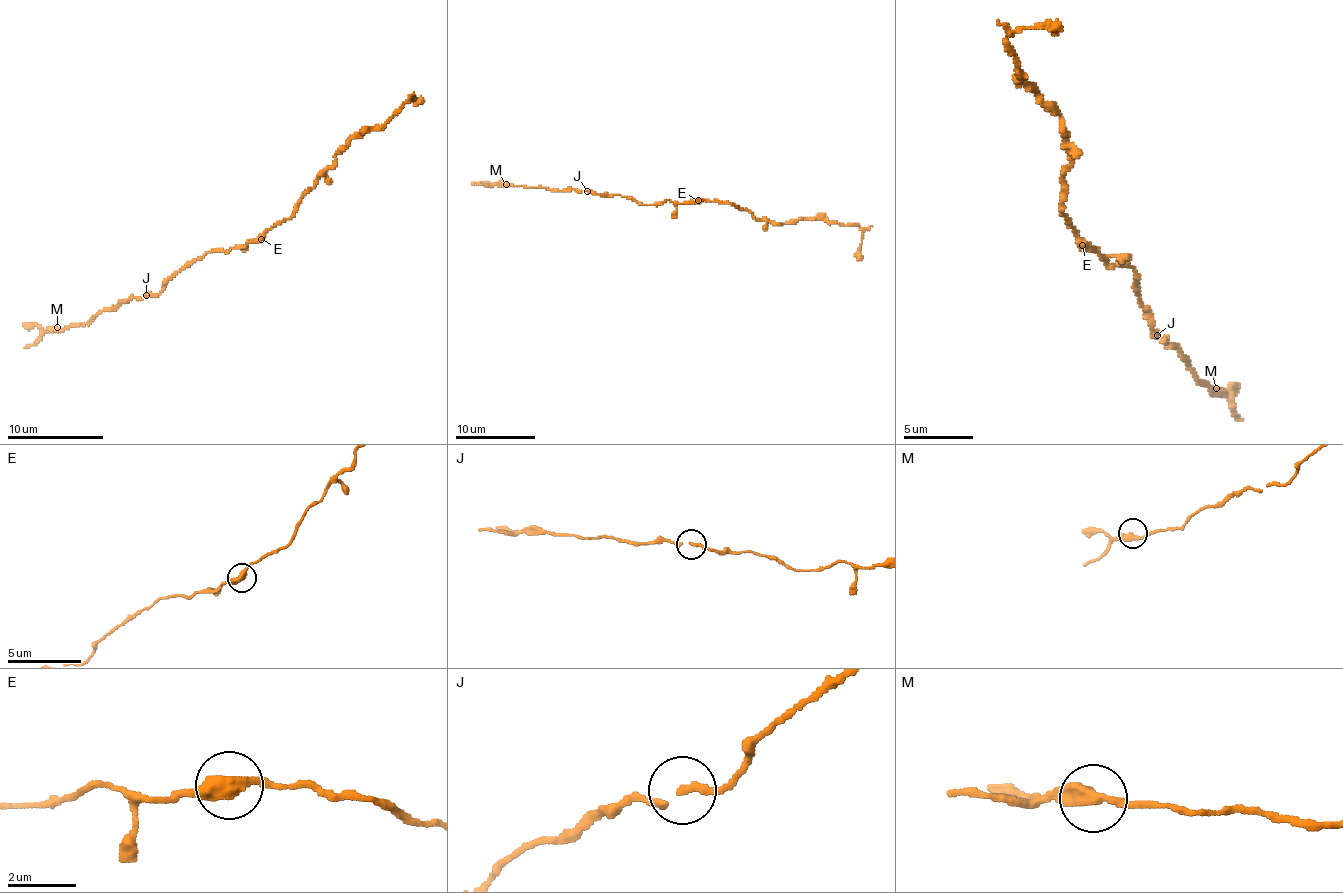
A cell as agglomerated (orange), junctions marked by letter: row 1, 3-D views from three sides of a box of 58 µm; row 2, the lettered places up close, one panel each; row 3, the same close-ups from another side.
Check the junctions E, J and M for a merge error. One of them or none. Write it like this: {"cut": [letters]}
{"cut": ["E"]}

